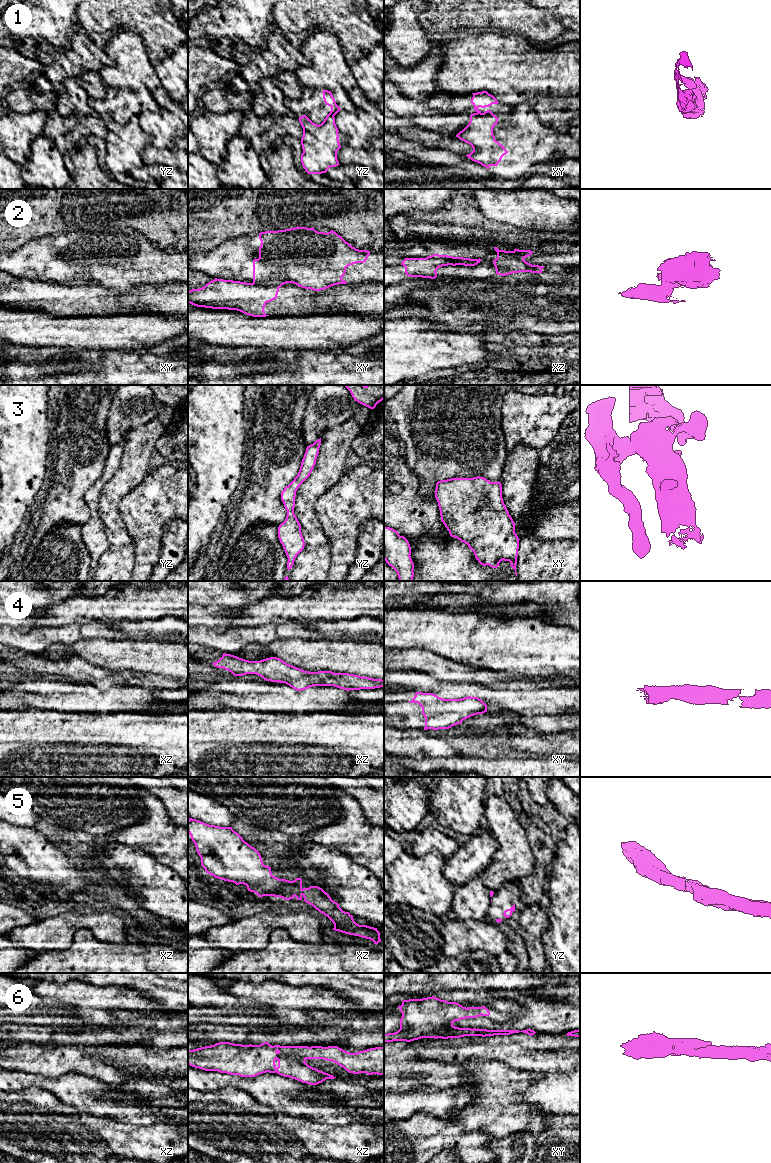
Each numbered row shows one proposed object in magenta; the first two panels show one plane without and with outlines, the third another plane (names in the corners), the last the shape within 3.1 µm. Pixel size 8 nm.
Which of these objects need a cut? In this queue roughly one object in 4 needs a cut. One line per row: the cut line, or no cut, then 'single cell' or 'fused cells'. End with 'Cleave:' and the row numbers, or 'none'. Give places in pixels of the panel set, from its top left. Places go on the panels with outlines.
1: cut xy (477, 112), (492, 114); fused cells
2: cut xy (252, 283), (281, 285); fused cells
3: cut none; single cell
4: cut none; single cell
5: cut none; single cell
6: cut none; single cell
Cleave: 1, 2

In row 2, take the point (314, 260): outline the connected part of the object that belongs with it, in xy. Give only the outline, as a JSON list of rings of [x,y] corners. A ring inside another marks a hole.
[[[295,227],[259,233],[259,258],[253,260],[253,284],[262,286],[293,283],[305,289],[320,291],[338,284],[347,284],[342,277],[346,268],[366,262],[370,251],[352,247],[331,230],[318,232],[313,227]]]

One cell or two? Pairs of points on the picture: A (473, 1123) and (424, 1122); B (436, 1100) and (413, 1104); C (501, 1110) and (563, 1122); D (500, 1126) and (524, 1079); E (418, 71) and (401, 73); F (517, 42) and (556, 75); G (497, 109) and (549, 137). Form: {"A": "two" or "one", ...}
{"A": "two", "B": "one", "C": "two", "D": "one", "E": "one", "F": "one", "G": "two"}

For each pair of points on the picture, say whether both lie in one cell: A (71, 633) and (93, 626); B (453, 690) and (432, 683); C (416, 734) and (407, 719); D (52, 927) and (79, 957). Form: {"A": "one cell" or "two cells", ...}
{"A": "one cell", "B": "one cell", "C": "two cells", "D": "two cells"}

